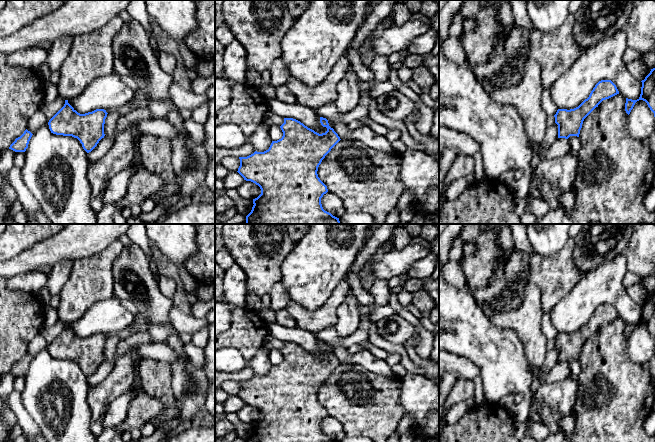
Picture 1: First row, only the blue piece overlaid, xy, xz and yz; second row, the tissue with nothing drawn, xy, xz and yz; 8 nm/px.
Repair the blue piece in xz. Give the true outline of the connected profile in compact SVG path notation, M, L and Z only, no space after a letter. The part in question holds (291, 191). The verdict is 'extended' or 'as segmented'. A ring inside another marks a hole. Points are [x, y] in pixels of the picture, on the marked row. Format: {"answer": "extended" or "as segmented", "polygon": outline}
{"answer": "as segmented", "polygon": "M320 117L320 123L327 128L325 133L319 134L296 119L284 118L280 126L283 132L281 139L272 141L269 149L264 152L255 151L247 157L239 157L237 172L244 180L255 183L261 189L261 194L253 199L254 205L246 216L246 224L340 224L339 218L322 207L321 198L328 189L318 177L317 171L322 160L341 139L326 118Z"}

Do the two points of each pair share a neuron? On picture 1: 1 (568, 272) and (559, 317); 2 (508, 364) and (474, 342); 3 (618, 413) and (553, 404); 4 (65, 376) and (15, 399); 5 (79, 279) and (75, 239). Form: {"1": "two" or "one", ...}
{"1": "two", "2": "one", "3": "two", "4": "two", "5": "two"}

